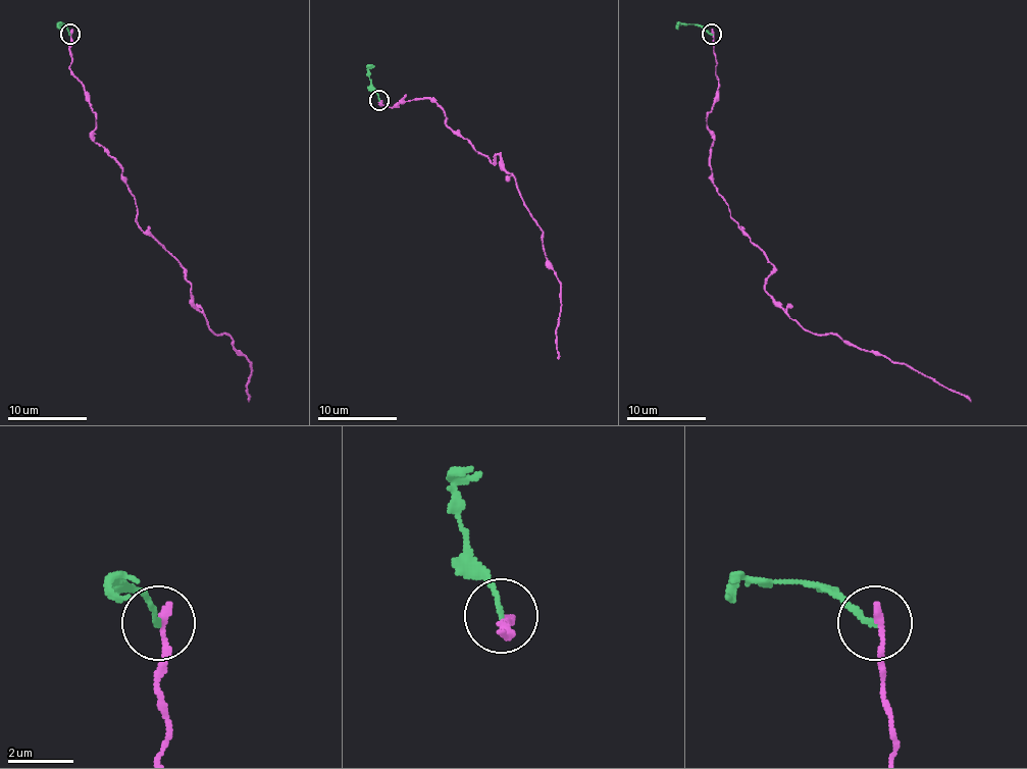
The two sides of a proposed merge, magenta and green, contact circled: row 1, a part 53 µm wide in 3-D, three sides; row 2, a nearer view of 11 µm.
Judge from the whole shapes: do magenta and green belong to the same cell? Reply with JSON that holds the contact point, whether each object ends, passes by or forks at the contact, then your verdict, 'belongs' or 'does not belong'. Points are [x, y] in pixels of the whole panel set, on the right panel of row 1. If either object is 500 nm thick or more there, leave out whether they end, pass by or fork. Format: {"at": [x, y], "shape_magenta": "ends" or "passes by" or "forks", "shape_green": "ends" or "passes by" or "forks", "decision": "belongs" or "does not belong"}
{"at": [712, 34], "shape_magenta": "ends", "shape_green": "ends", "decision": "does not belong"}

